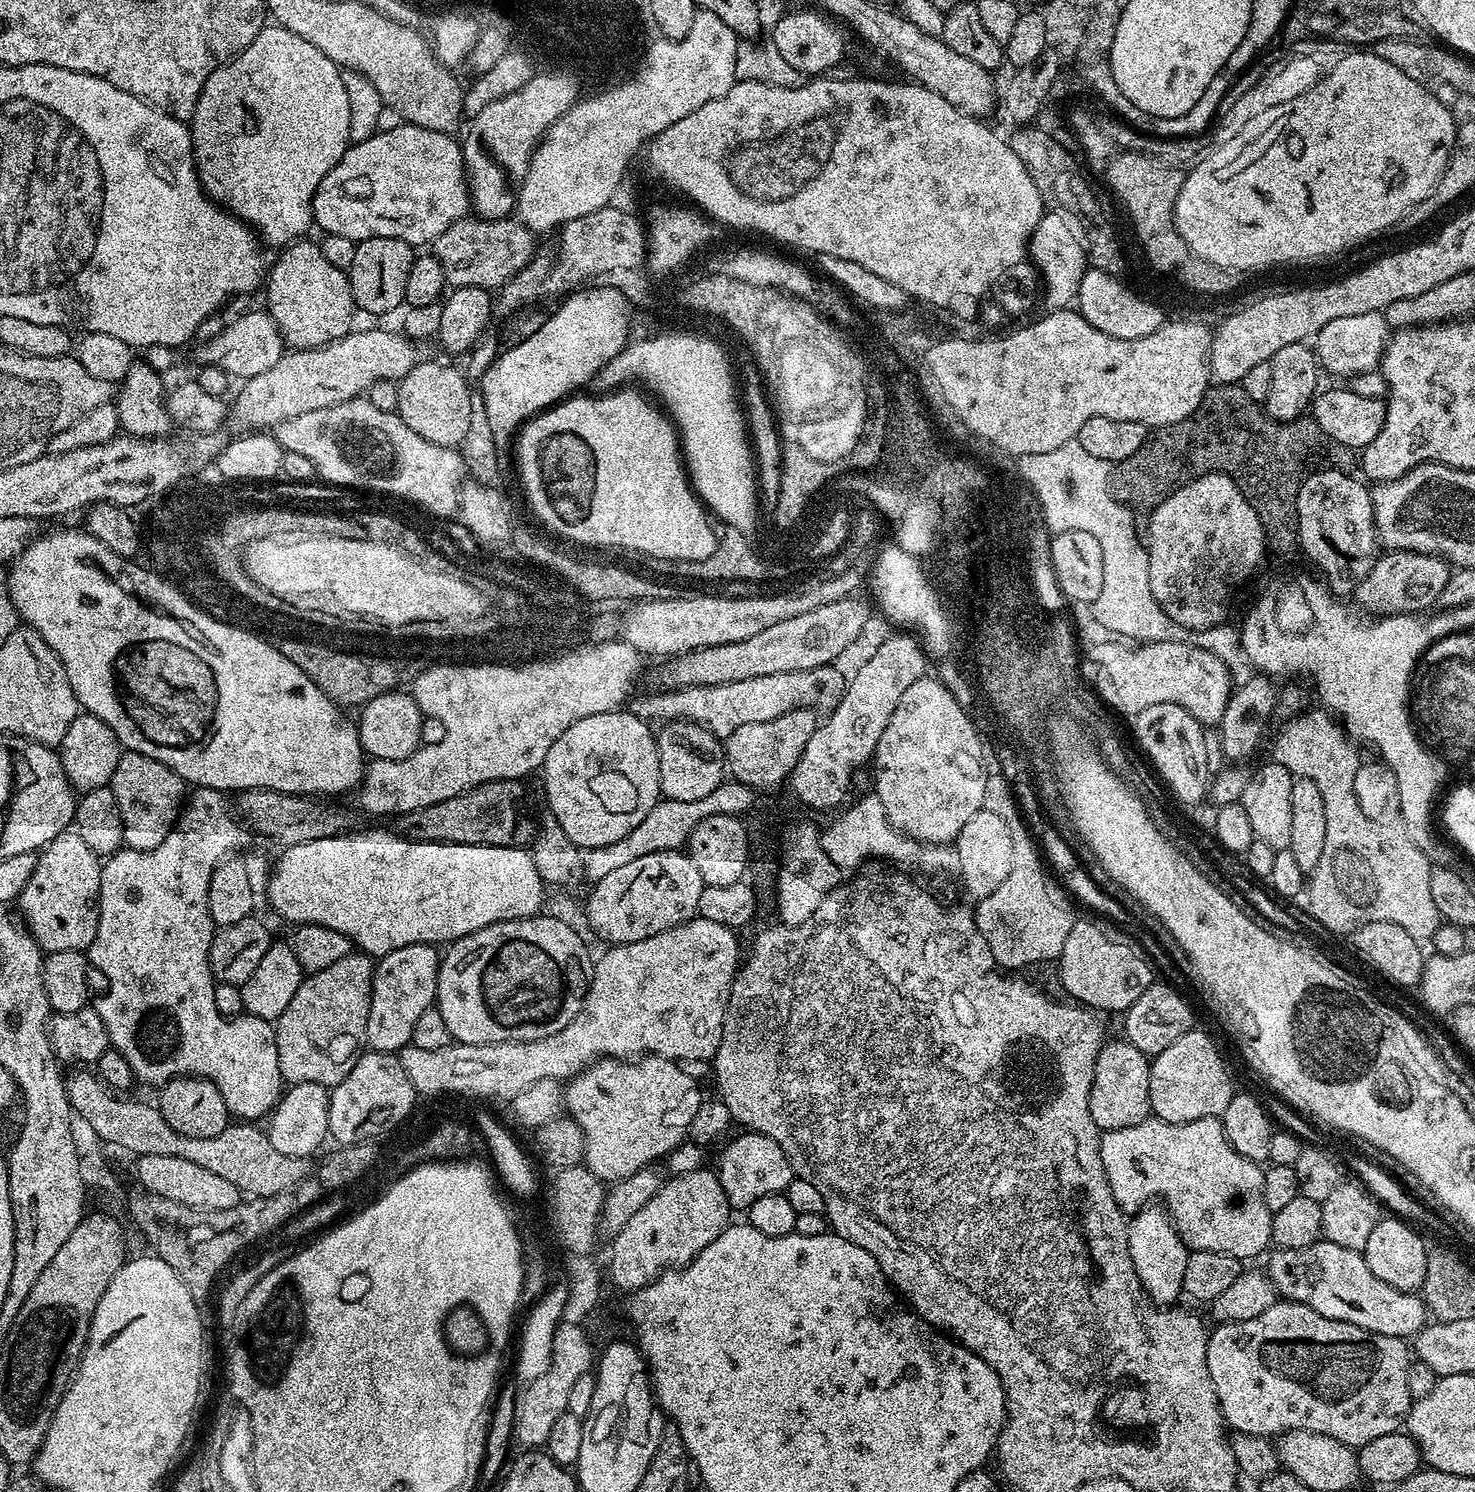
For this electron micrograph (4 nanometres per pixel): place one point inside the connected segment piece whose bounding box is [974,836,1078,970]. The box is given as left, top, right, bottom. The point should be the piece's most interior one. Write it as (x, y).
(1027, 918)

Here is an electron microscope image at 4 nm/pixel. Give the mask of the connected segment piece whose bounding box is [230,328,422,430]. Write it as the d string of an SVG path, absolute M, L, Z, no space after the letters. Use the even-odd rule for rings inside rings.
M372 328L369 332L353 330L348 335L338 338L321 348L301 348L285 351L283 358L265 370L263 374L254 374L254 378L243 381L239 386L240 393L236 401L230 404L230 416L236 419L240 430L268 430L273 426L286 422L290 418L298 418L302 414L310 414L310 410L322 410L347 400L363 397L370 386L379 380L398 382L416 364L421 363L422 355L415 343L399 331L387 332L384 328Z

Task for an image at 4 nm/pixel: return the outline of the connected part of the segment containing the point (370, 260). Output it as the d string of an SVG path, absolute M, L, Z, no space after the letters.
M370 238L357 243L354 250L354 262L347 268L348 281L352 291L352 302L357 309L373 312L380 316L383 312L392 312L404 304L406 281L410 275L410 266L415 262L417 253L413 245L398 238Z

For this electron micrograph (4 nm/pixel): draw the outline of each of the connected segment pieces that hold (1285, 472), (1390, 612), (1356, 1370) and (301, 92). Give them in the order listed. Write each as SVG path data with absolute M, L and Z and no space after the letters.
M1239 383L1216 384L1209 387L1200 405L1185 420L1164 424L1155 429L1149 435L1148 441L1138 446L1134 454L1130 454L1130 458L1115 465L1110 481L1112 497L1121 504L1131 505L1132 496L1137 496L1138 499L1145 500L1148 506L1155 506L1170 494L1174 494L1174 490L1186 486L1186 482L1202 478L1202 474L1225 472L1238 486L1238 490L1242 490L1246 502L1254 506L1264 527L1269 549L1280 556L1297 555L1300 542L1296 521L1298 490L1301 480L1306 475L1304 463L1308 460L1308 451L1315 446L1317 436L1317 433L1311 427L1308 429L1304 423L1303 419L1285 422L1270 418L1263 407L1252 400L1250 394L1246 394L1246 390L1240 387Z
M1388 550L1374 562L1370 574L1366 574L1366 578L1362 578L1356 587L1355 603L1365 613L1376 618L1397 618L1403 612L1420 612L1428 607L1431 609L1439 601L1442 590L1446 590L1446 582L1452 573L1448 561L1441 556Z
M1280 1298L1262 1310L1258 1318L1213 1327L1208 1337L1206 1366L1210 1370L1210 1382L1214 1382L1220 1414L1225 1425L1235 1433L1276 1438L1294 1430L1310 1430L1338 1438L1338 1442L1359 1450L1373 1438L1401 1431L1412 1409L1413 1399L1406 1383L1410 1348L1404 1344L1407 1343L1401 1337L1374 1334L1350 1322L1322 1318L1310 1306Z
M265 26L260 29L254 42L250 42L250 46L246 46L228 63L216 68L214 74L210 74L210 78L206 78L206 82L202 86L196 109L193 110L190 121L192 157L196 163L196 173L200 184L209 198L227 209L237 220L244 221L253 232L262 237L265 245L287 246L292 241L301 239L307 233L304 231L308 227L310 229L313 227L312 199L314 194L318 190L322 178L326 178L326 174L330 174L330 170L334 170L334 166L338 166L342 154L350 147L350 105L340 77L341 71L339 64L326 58L326 54L322 54L322 50L318 50L318 46L310 46L310 42L306 42L306 38L298 38L298 34L290 34L290 30L285 28Z

